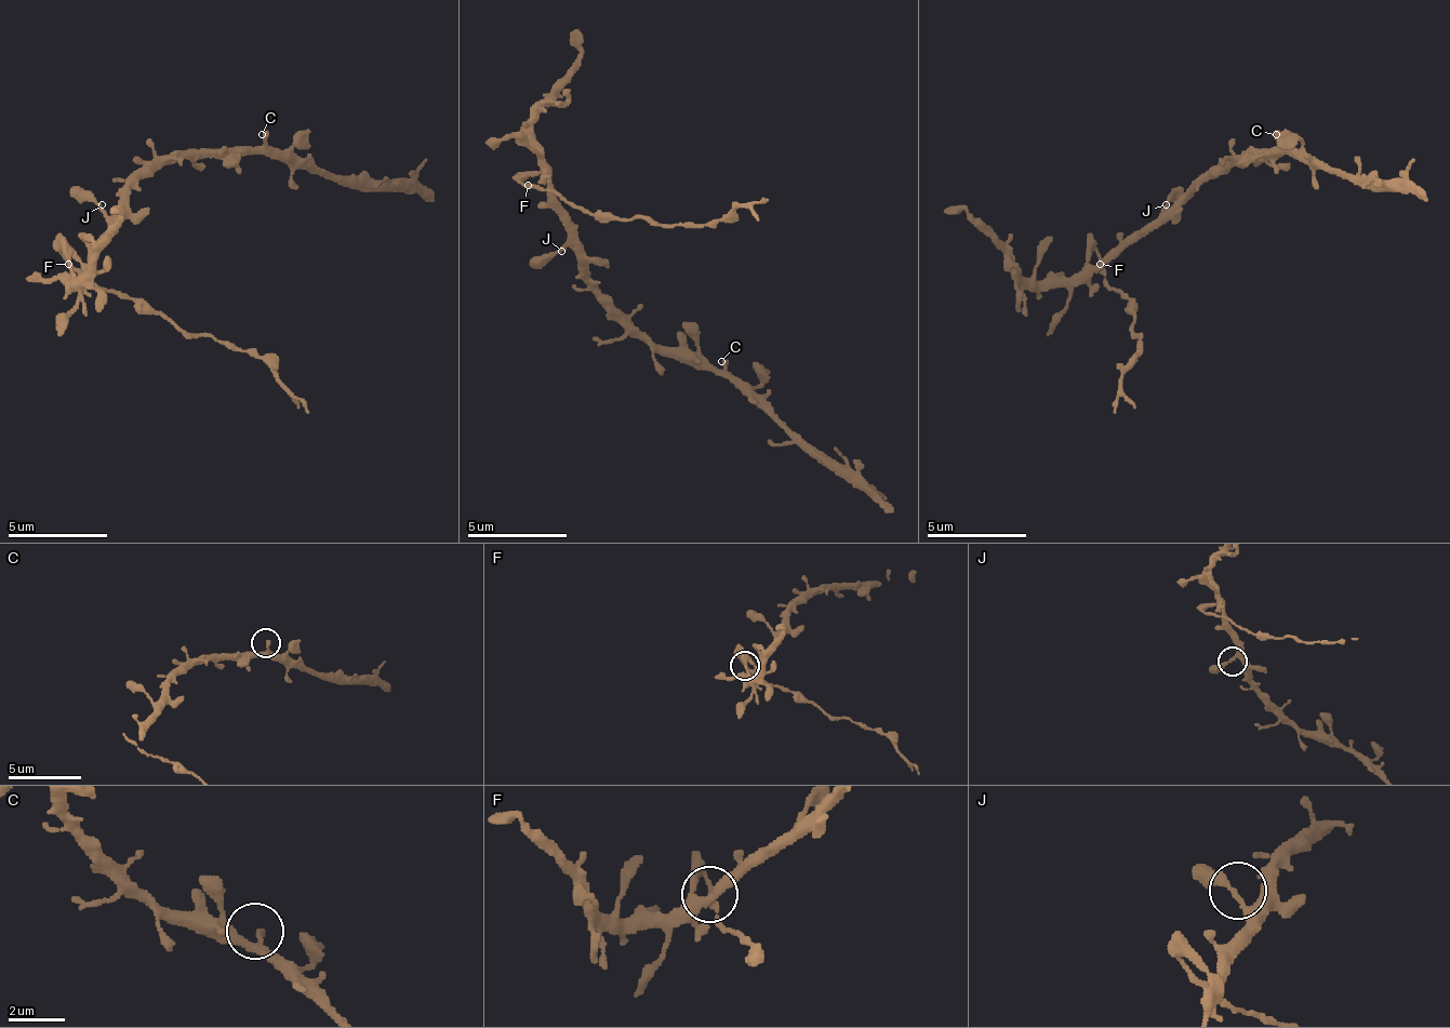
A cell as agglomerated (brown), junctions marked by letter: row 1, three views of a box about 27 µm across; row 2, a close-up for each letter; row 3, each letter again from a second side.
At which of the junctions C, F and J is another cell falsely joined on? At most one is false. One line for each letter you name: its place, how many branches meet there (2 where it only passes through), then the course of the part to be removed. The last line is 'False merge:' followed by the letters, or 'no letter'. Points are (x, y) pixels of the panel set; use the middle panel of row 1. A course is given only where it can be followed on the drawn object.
F: Place: (528, 185). Branches: 2. Course of the part to remove: (527, 186), (611, 221), (641, 216), (712, 226), (736, 205), (767, 201)
False merge: F

